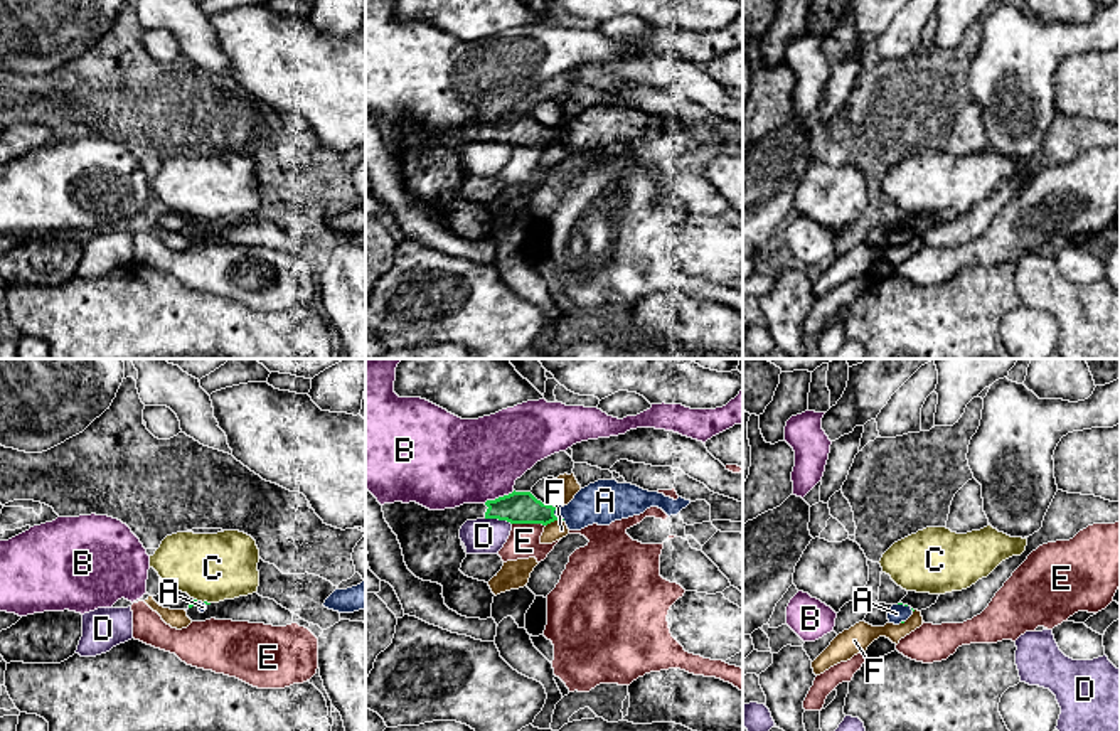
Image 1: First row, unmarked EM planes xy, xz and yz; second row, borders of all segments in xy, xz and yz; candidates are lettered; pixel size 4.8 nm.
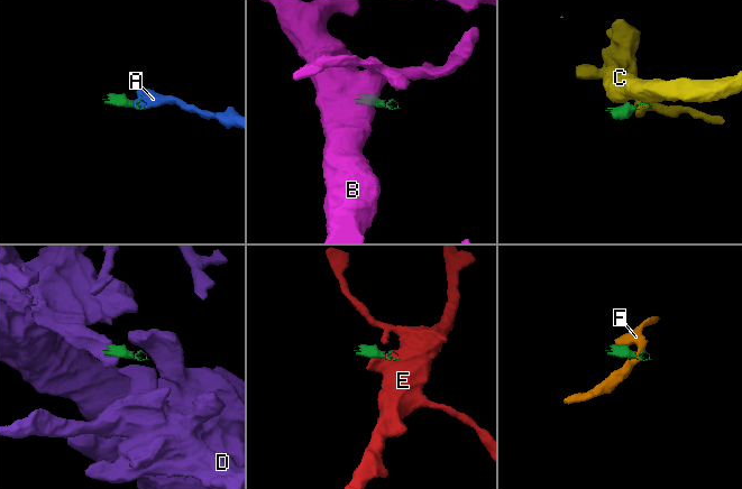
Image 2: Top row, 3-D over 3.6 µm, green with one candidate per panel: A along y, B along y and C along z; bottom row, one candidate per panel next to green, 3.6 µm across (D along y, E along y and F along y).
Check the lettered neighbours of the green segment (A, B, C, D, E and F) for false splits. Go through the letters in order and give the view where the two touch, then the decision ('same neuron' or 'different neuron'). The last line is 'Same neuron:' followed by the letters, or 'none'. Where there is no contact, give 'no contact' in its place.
A: contact in xz; same neuron
B: contact in xz; different neuron
C: contact in xy; different neuron
D: contact in xz; different neuron
E: contact in xz; different neuron
F: contact in xz; different neuron
Same neuron: A

